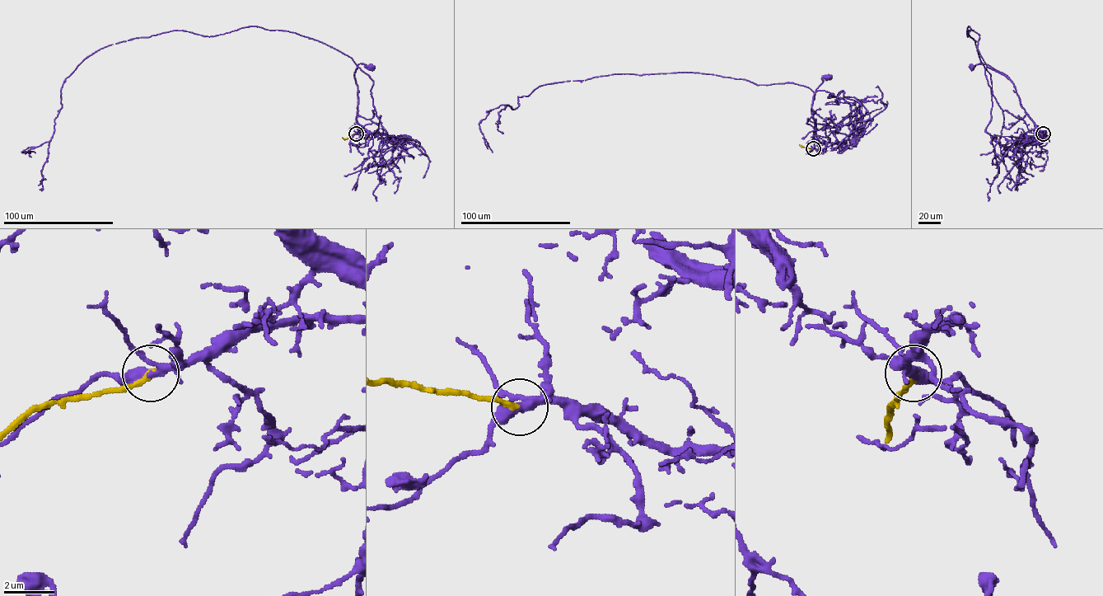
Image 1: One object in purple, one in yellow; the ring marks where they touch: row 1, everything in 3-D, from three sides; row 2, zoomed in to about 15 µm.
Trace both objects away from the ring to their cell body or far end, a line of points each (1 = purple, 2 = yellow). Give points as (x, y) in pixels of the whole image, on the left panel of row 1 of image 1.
1: (356, 133), (368, 130), (357, 120), (357, 86), (354, 72), (358, 63), (371, 67)
2: (356, 133), (346, 138), (342, 137)

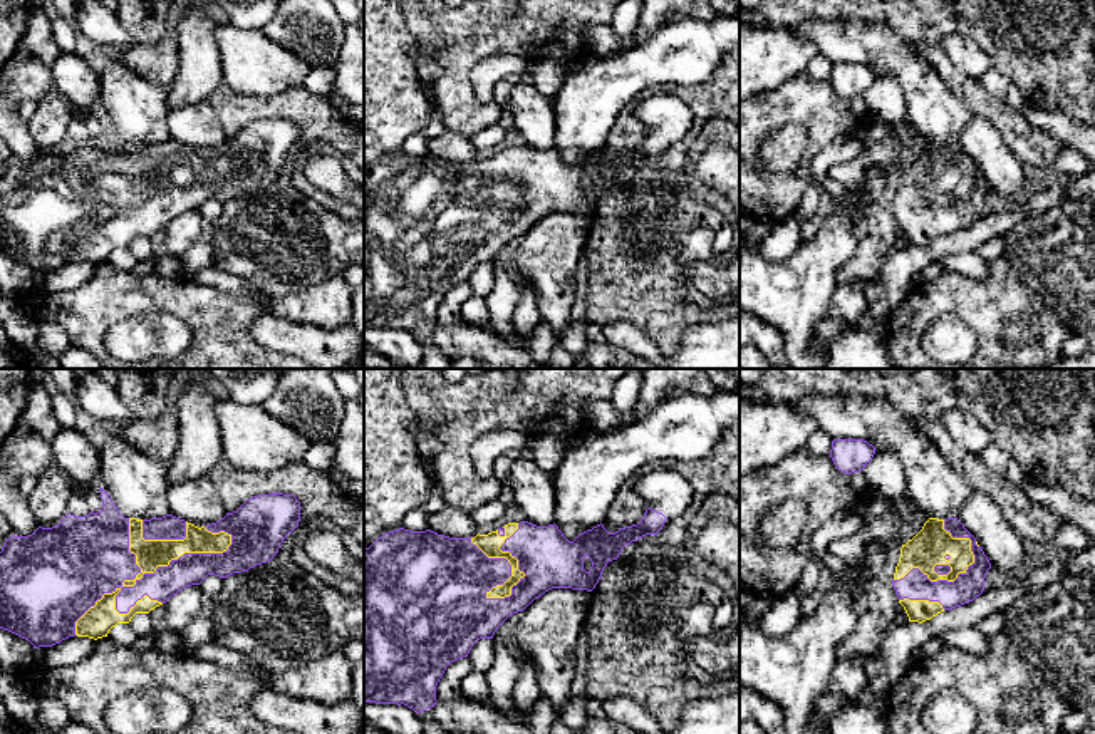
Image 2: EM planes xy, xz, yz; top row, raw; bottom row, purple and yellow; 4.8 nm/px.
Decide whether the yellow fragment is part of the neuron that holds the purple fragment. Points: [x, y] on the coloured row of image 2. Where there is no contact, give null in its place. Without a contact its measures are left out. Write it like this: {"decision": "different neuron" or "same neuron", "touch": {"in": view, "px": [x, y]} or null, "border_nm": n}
{"decision": "same neuron", "touch": {"in": "xy", "px": [151, 573]}, "border_nm": 900}

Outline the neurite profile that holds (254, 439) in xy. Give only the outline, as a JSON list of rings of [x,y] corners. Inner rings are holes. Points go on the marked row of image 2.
[[[218,401],[215,414],[221,431],[223,457],[243,471],[283,471],[302,461],[312,444],[267,412],[262,404]]]

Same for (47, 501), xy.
[[[54,461],[27,498],[39,526],[52,528],[59,525],[67,514],[67,501],[72,494],[74,479]]]

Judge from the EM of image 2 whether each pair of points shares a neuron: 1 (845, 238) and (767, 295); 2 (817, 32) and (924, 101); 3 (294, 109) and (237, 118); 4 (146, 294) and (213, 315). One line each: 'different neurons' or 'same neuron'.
1: same neuron
2: same neuron
3: same neuron
4: same neuron

